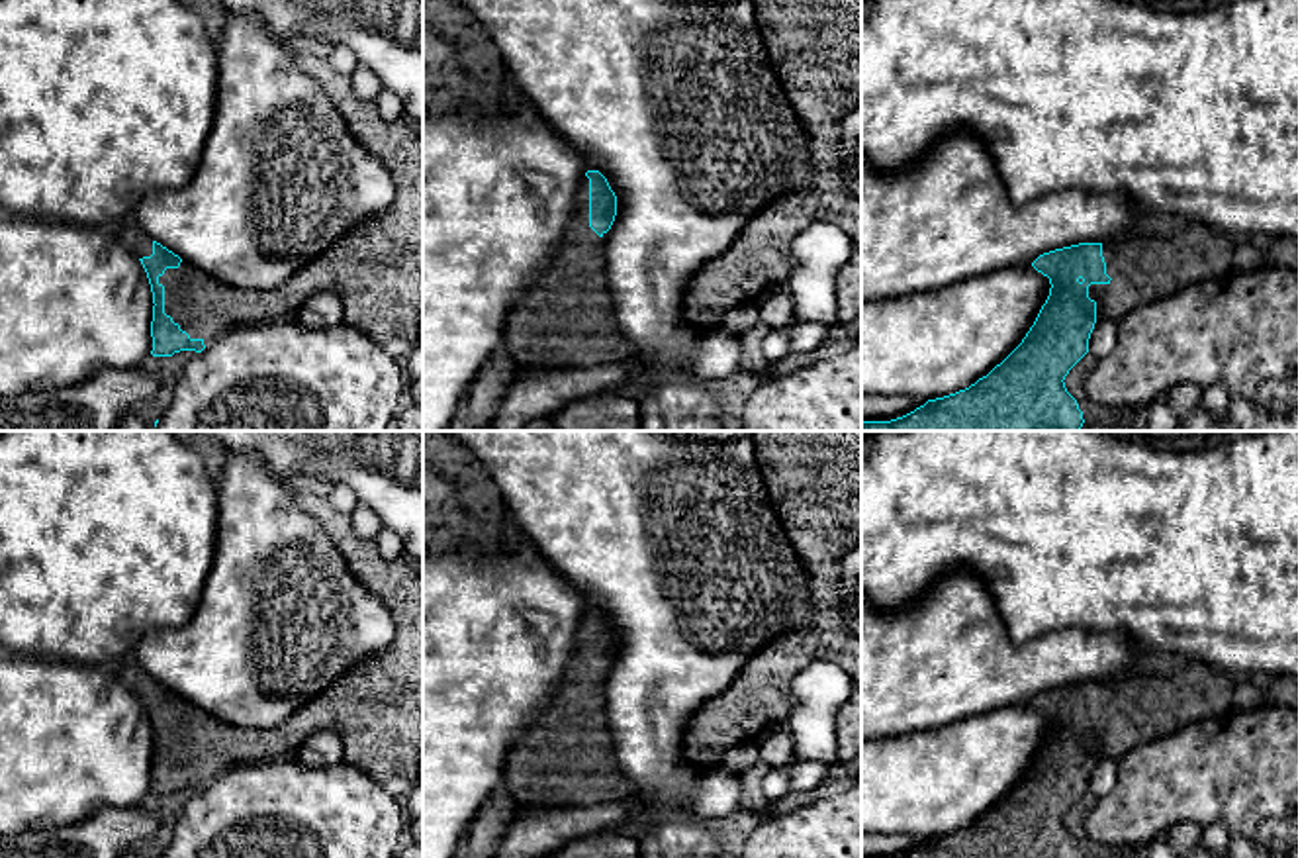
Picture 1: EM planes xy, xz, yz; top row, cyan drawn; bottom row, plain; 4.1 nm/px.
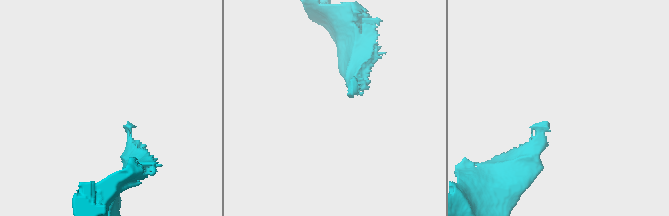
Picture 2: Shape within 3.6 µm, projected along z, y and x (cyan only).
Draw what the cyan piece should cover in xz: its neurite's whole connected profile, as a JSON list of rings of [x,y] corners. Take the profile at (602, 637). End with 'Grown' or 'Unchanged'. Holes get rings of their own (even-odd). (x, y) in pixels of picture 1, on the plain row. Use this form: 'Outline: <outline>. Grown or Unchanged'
Outline: [[[587,609],[574,656],[538,723],[509,748],[503,786],[523,805],[585,807],[632,795],[609,729],[607,676],[617,635],[599,609]]]. Grown

